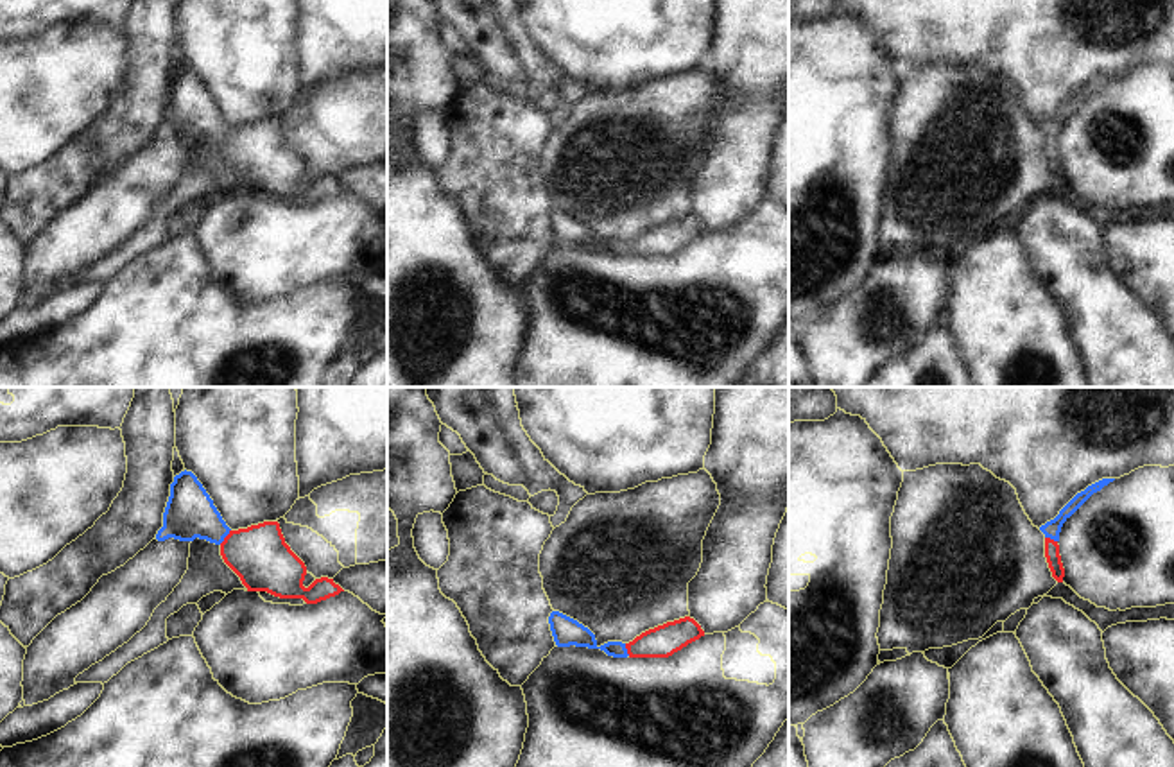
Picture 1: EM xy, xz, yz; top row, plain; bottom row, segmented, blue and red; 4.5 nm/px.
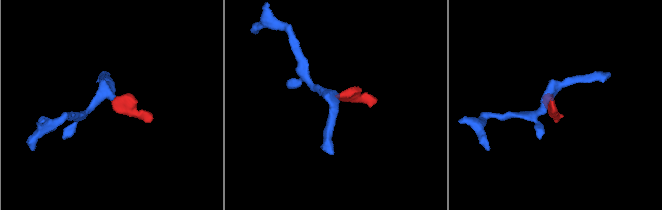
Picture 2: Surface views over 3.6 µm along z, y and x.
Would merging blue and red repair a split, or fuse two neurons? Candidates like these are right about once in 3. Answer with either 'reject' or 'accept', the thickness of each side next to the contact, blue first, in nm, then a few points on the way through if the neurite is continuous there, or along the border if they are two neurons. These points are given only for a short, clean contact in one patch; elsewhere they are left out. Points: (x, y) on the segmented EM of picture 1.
accept; calibres 220 and 260 nm; way xy (190, 513), (226, 534), (242, 551), (258, 554)

